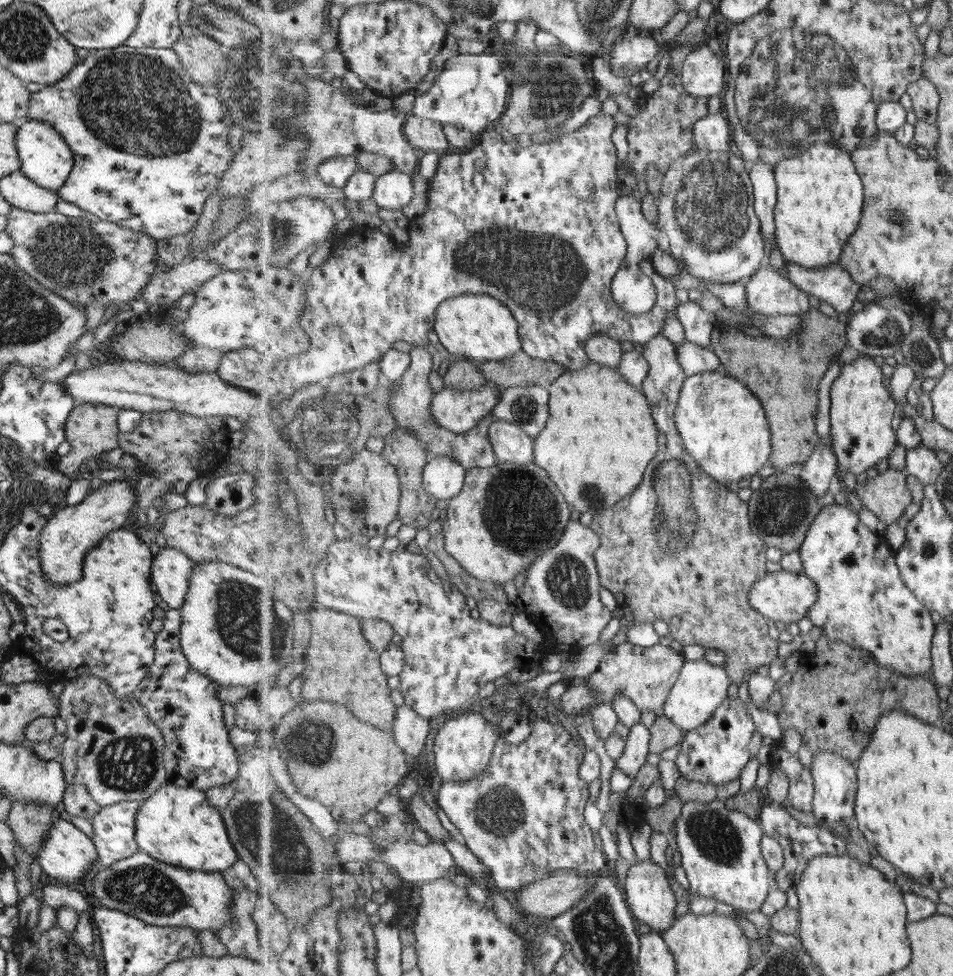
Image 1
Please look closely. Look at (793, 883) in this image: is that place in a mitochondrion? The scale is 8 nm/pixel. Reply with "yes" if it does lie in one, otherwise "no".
no

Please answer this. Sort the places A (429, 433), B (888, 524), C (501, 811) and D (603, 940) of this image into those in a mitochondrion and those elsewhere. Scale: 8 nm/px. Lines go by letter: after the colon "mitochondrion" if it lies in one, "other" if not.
A: mitochondrion
B: other
C: mitochondrion
D: mitochondrion

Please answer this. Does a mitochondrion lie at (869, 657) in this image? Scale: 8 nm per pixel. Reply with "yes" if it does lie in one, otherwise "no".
no

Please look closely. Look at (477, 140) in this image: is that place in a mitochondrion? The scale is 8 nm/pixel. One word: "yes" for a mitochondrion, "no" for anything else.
no

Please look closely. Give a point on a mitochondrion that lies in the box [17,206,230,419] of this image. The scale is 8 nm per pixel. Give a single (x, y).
(78, 257)

